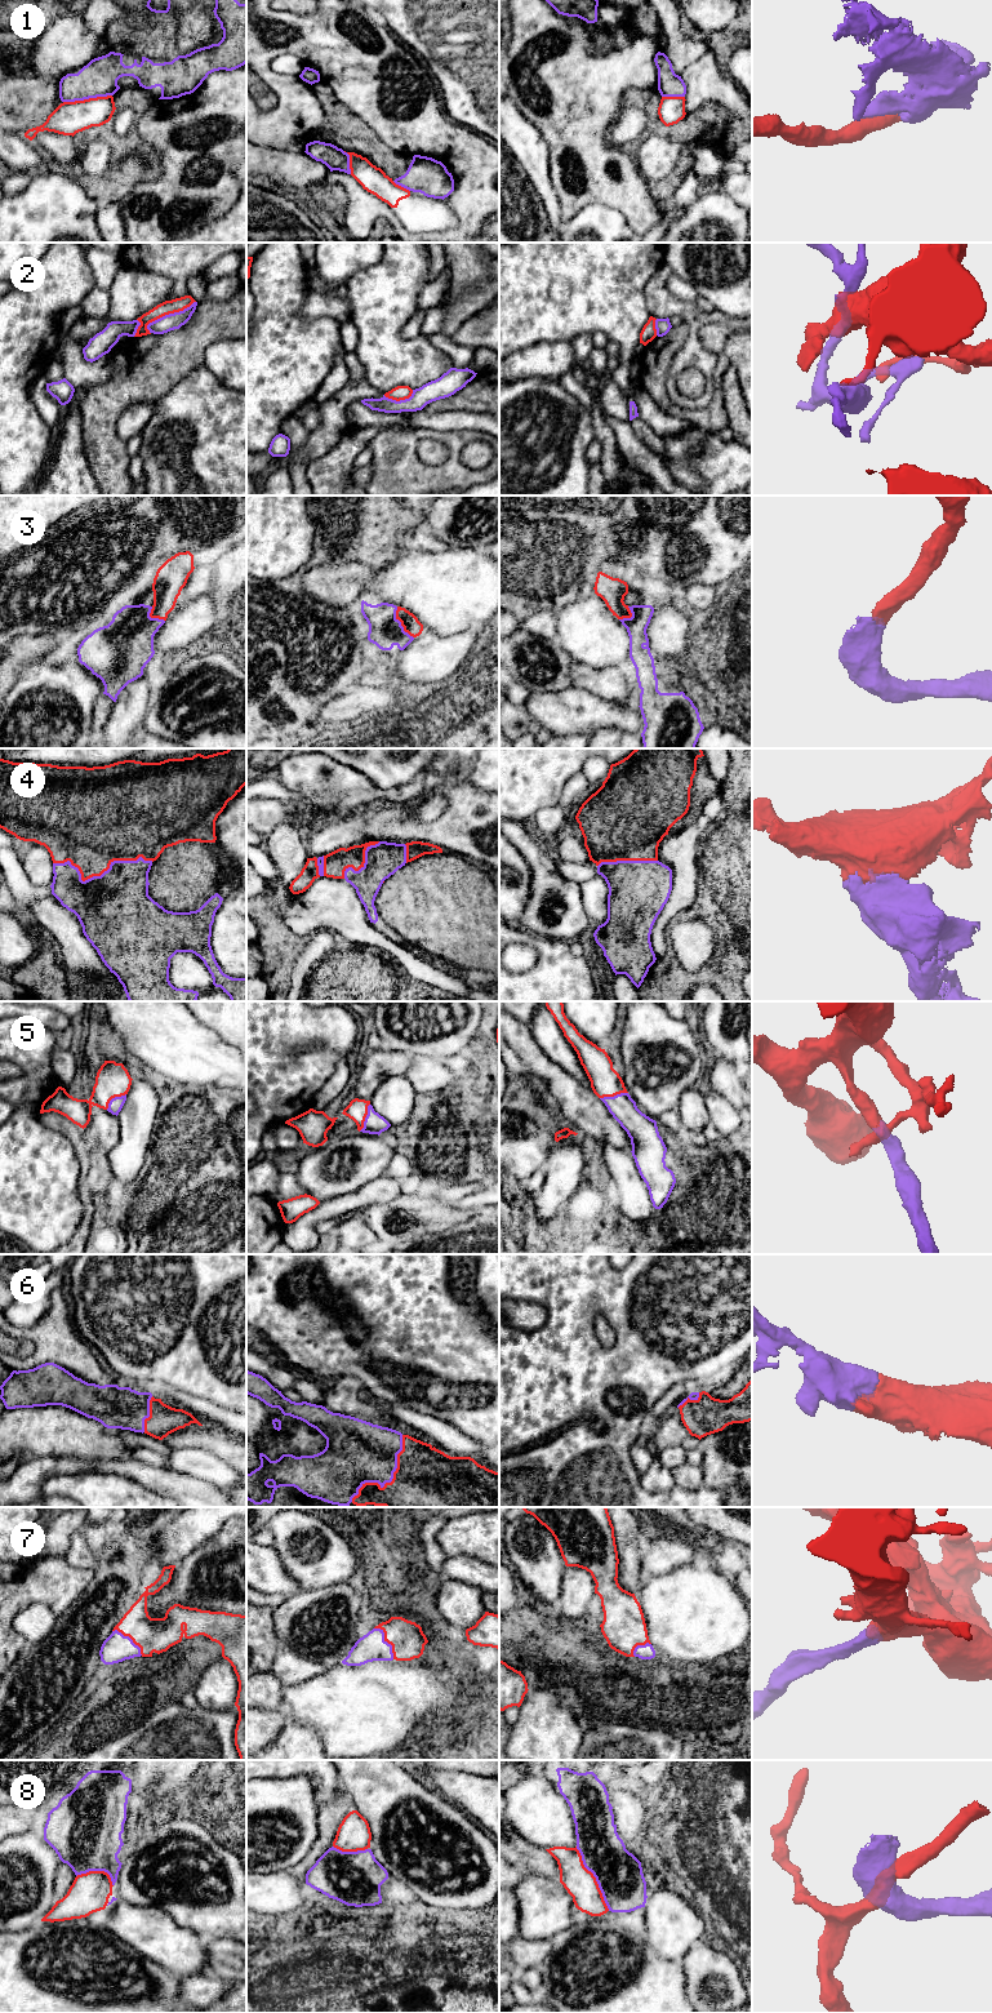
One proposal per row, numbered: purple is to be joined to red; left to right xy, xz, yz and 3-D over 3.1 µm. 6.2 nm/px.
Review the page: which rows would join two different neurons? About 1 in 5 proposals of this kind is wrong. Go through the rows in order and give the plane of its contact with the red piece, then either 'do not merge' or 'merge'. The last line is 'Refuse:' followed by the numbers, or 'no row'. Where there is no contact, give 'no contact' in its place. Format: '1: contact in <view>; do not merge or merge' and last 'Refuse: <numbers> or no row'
1: contact in xy; do not merge
2: contact in xy; do not merge
3: contact in xz; merge
4: contact in xy; merge
5: contact in yz; merge
6: contact in xz; merge
7: contact in xz; merge
8: contact in yz; do not merge
Refuse: 1, 2, 8

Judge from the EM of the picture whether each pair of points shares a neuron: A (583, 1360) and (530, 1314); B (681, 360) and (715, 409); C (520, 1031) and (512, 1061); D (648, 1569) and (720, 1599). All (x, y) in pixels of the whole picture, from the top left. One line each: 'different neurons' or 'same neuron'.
A: different neurons
B: different neurons
C: different neurons
D: different neurons

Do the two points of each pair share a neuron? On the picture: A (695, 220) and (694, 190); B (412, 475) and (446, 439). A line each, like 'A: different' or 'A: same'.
A: different
B: same

